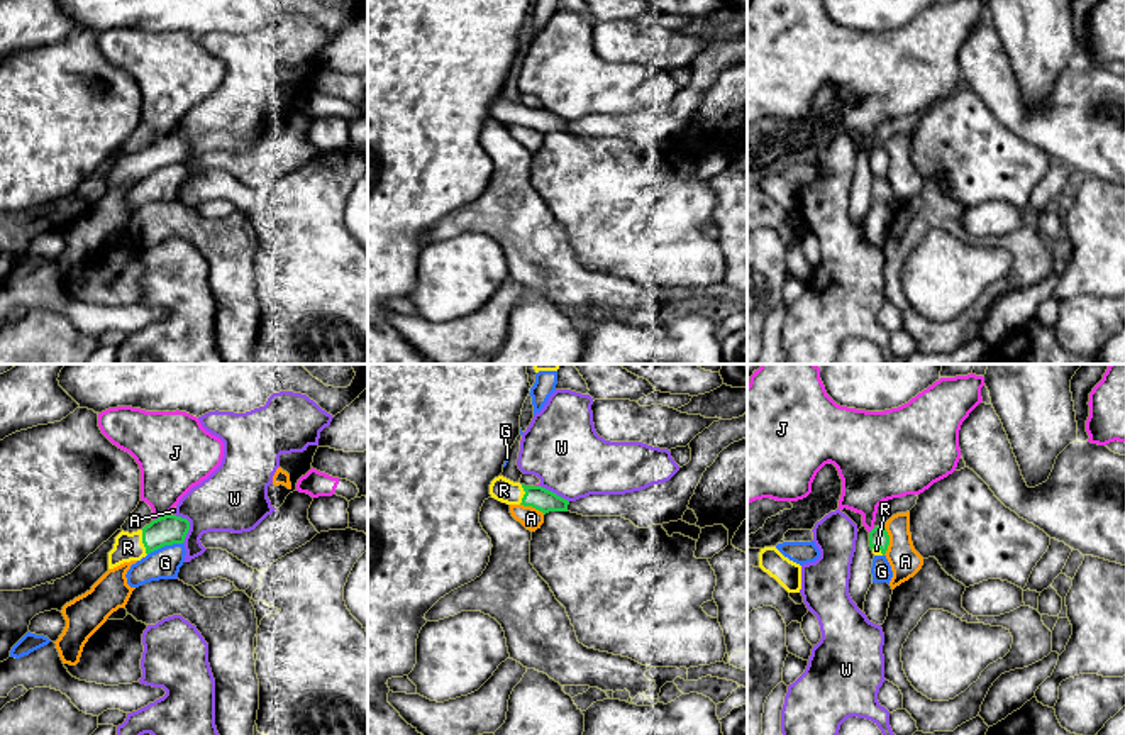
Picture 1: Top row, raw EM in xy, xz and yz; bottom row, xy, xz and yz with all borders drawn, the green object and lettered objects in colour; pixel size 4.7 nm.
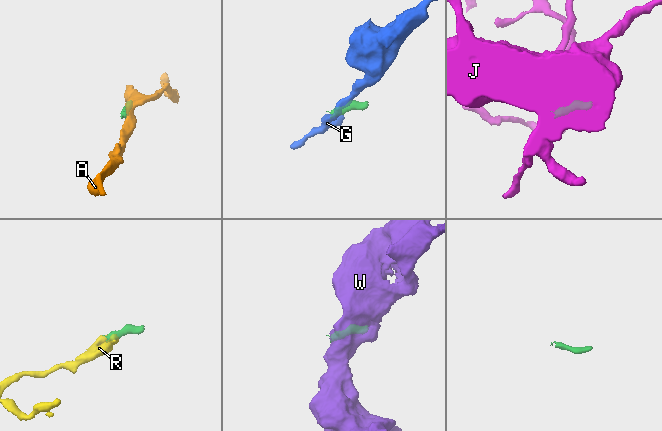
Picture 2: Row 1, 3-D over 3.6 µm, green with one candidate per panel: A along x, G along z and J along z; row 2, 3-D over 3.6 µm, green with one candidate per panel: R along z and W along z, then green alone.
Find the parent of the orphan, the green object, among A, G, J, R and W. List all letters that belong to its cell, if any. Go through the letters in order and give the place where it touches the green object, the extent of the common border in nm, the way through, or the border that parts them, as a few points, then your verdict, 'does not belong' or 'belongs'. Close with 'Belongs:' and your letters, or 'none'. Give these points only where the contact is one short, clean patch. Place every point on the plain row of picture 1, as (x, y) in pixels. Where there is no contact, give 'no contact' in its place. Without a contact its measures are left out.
A: contact yz (888, 161); length 140 nm; does not belong
G: contact xy (165, 165); length 180 nm; border xy (182, 163), (161, 166), (148, 175); does not belong
J: contact xy (160, 138); length 80 nm; border xy (166, 134), (153, 141); does not belong
R: contact xy (143, 163); length 120 nm; way xy (170, 149), (143, 163), (127, 168); belongs
W: contact xy (188, 146); length 150 nm; does not belong
Belongs: R

